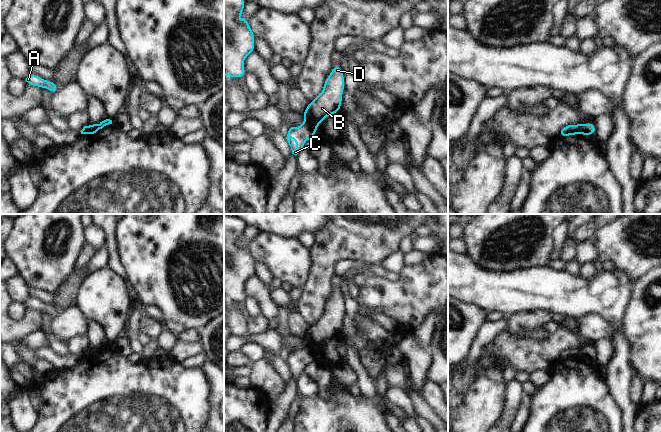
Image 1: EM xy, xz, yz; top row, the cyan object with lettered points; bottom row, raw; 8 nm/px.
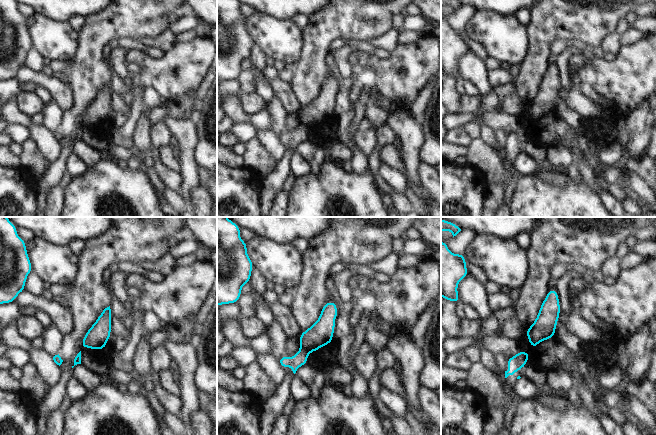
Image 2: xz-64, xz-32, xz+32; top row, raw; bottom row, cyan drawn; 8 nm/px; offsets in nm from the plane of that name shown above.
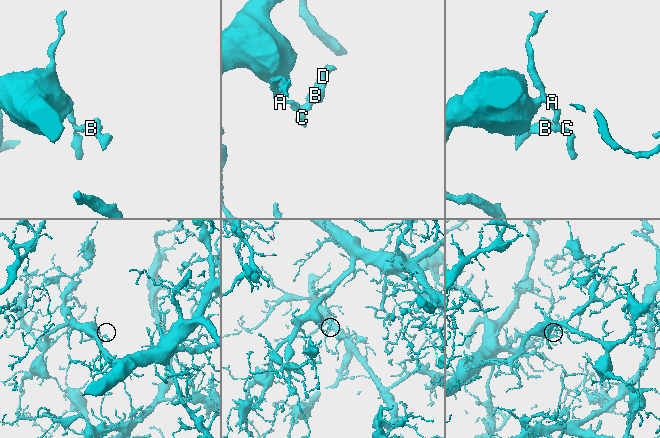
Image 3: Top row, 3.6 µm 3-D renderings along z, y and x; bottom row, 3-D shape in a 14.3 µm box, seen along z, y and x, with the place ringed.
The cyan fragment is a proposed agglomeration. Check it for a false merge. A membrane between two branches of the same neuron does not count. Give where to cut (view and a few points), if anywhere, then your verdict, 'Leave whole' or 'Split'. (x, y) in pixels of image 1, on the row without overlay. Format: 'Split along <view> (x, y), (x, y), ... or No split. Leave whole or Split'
Split along xz (305, 343), (317, 349). Split

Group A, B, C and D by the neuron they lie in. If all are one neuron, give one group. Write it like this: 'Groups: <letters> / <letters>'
Groups: A C / B D

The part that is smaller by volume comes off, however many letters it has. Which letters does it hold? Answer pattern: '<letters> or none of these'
B, D

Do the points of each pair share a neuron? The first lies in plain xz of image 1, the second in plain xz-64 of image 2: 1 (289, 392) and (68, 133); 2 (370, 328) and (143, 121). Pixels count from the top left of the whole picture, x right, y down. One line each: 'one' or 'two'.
1: one
2: two

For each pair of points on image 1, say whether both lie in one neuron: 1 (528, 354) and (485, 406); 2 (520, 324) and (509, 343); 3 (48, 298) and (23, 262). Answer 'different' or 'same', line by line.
1: different
2: different
3: different

